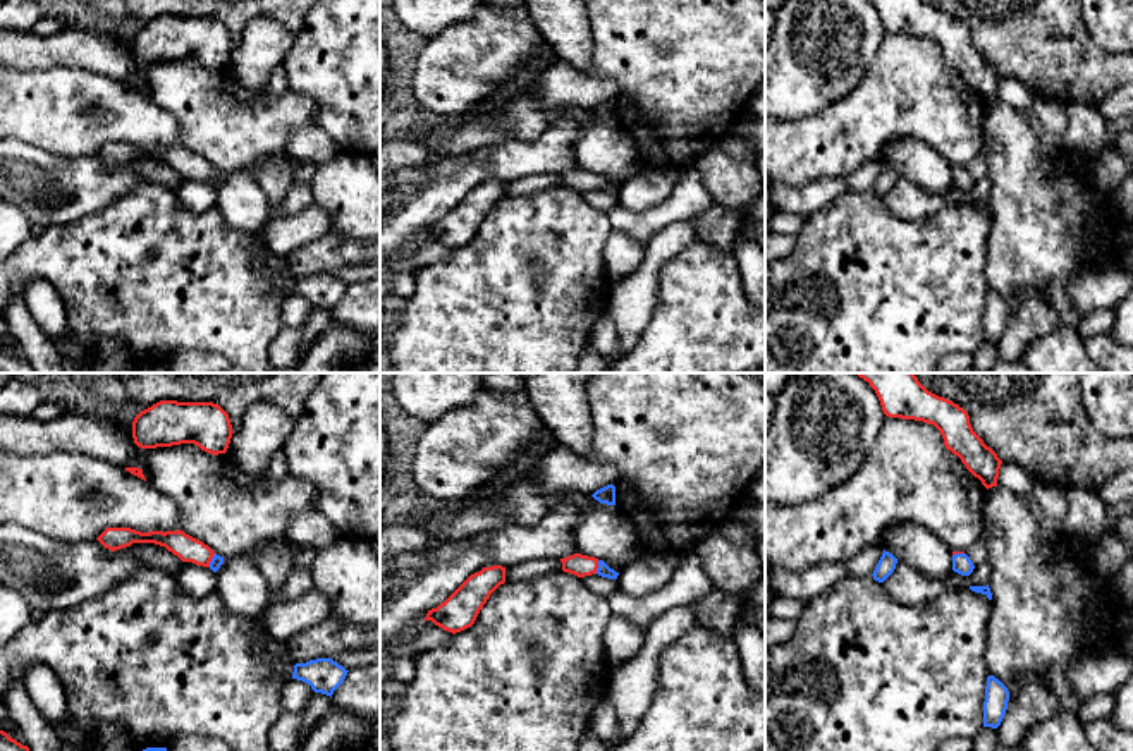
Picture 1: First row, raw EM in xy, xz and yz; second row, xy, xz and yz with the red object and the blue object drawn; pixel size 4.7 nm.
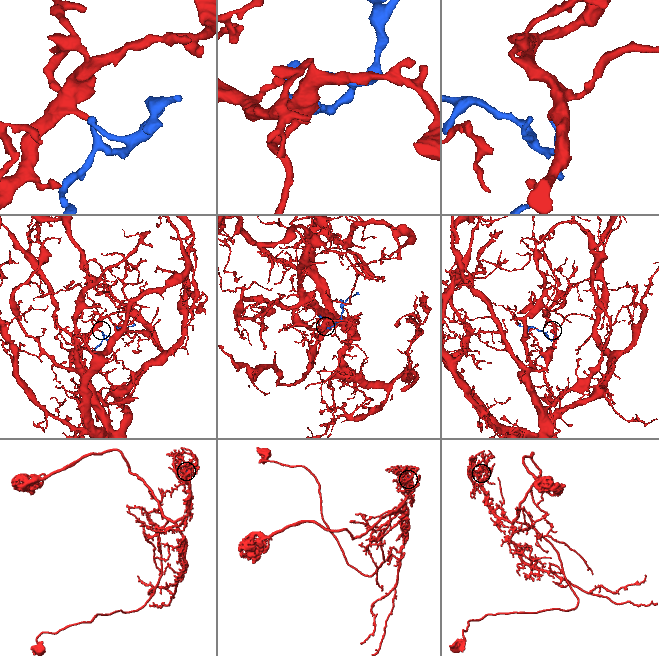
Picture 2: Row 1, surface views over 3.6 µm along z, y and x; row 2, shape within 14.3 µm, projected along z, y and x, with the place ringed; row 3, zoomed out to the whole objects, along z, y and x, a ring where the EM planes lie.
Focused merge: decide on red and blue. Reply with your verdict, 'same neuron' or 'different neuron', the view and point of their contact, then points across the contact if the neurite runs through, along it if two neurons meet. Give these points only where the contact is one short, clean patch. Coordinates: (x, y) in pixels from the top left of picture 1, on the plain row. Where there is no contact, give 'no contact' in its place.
same neuron; contact xz (597, 183); way xz (576, 179), (597, 183), (604, 184)

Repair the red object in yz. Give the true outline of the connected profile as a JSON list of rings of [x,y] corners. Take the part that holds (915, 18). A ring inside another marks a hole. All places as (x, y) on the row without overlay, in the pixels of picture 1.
[[[870,0],[889,33],[915,34],[934,40],[947,65],[989,105],[997,101],[1002,76],[973,46],[968,27],[928,7],[923,0]]]

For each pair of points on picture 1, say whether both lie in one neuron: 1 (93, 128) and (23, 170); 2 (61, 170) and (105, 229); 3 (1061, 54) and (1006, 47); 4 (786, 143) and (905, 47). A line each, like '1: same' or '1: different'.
1: different
2: different
3: same
4: same

